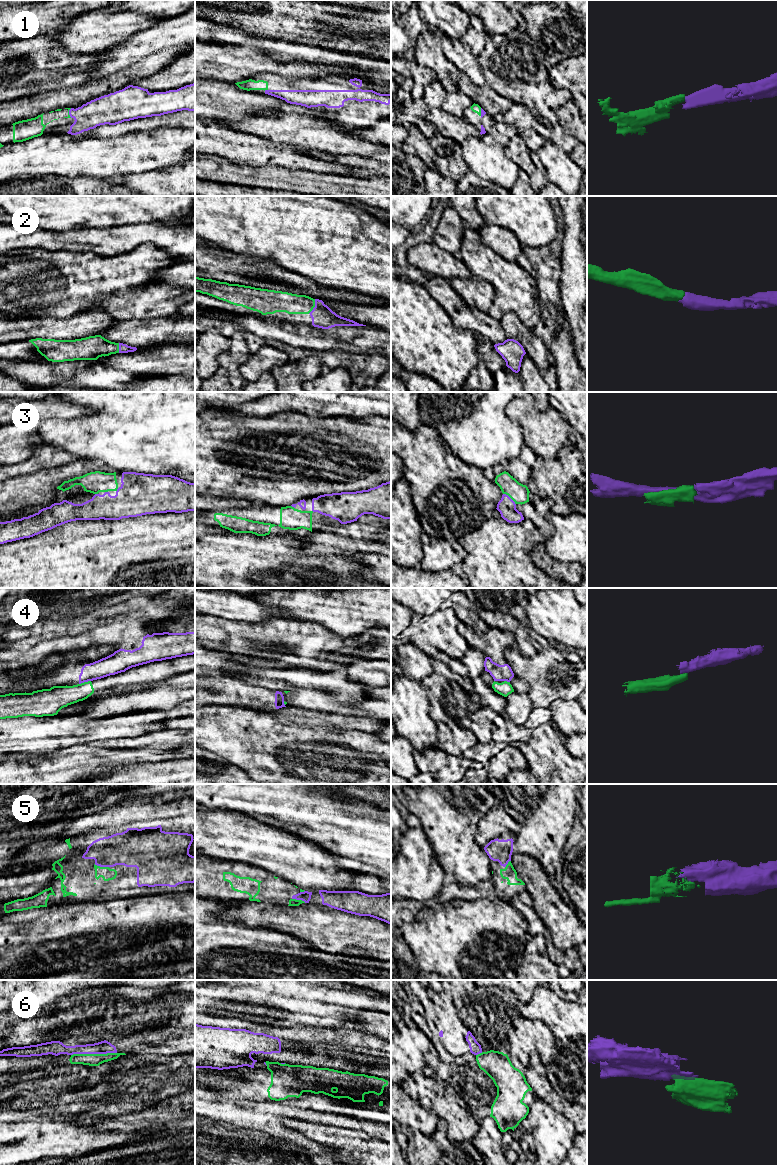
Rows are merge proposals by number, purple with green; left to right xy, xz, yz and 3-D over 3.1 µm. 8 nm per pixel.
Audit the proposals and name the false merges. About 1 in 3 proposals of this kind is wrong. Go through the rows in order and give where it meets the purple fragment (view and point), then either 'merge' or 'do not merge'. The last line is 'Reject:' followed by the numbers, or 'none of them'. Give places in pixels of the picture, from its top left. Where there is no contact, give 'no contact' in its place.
1: contact xz (265, 90); merge
2: contact xz (315, 306); merge
3: contact yz (510, 498); merge
4: contact xy (84, 681); do not merge
5: contact xy (101, 866); merge
6: contact xy (93, 1053); do not merge
Reject: 4, 6

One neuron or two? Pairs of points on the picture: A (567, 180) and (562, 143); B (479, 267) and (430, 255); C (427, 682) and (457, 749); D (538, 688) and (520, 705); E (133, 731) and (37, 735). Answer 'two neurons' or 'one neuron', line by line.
A: two neurons
B: two neurons
C: one neuron
D: two neurons
E: one neuron

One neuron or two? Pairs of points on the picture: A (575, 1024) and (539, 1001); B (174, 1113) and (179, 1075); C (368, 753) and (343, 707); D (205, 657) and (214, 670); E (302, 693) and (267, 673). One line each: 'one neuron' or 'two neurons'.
A: one neuron
B: two neurons
C: two neurons
D: one neuron
E: two neurons

